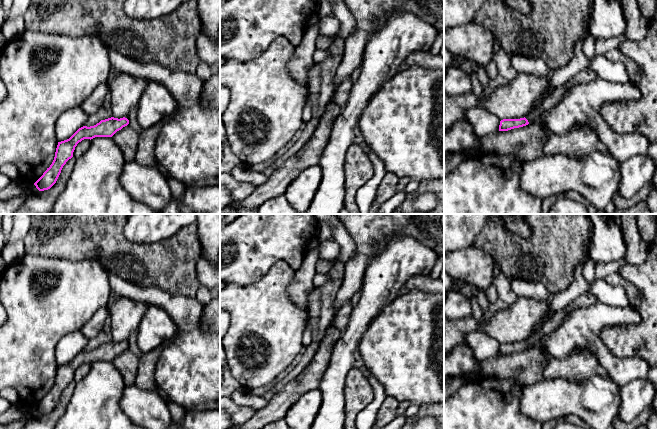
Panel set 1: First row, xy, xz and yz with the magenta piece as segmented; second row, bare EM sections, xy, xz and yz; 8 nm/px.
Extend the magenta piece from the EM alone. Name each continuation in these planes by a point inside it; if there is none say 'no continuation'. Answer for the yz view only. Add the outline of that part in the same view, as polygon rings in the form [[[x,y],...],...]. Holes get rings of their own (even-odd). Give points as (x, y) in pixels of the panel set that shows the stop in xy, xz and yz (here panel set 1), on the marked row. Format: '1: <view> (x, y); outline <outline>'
1: yz (587, 75); outline [[[590,66],[587,67],[585,70],[577,74],[567,84],[555,89],[554,92],[547,99],[545,99],[539,107],[526,115],[525,118],[529,123],[539,122],[541,120],[542,114],[558,105],[559,102],[563,99],[565,93],[570,88],[577,85],[578,83],[589,83],[597,78],[598,76],[595,71]]]

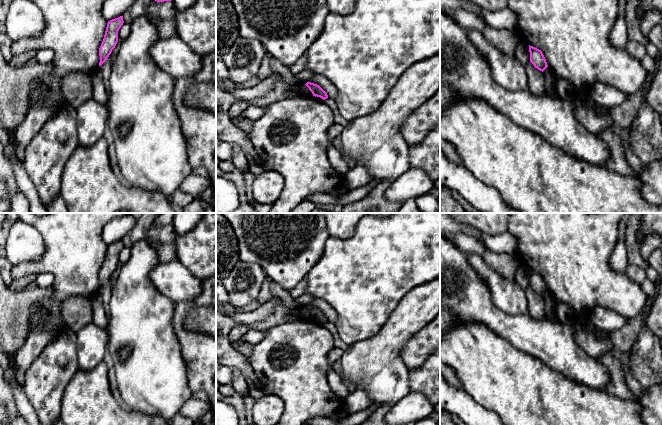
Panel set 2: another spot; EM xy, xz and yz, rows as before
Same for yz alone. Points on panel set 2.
no continuation

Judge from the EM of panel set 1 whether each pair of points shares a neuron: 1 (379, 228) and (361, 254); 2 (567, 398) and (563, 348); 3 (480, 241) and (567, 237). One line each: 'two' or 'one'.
1: one
2: two
3: one

